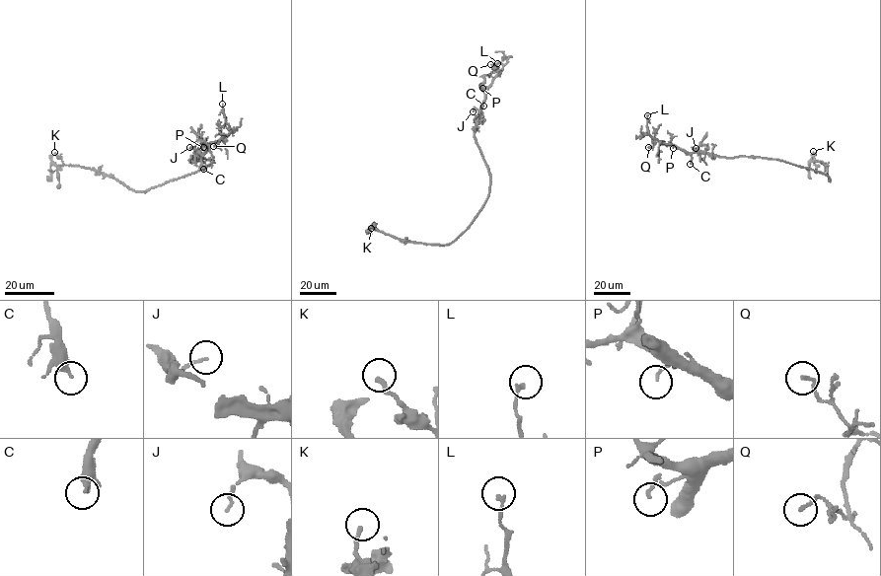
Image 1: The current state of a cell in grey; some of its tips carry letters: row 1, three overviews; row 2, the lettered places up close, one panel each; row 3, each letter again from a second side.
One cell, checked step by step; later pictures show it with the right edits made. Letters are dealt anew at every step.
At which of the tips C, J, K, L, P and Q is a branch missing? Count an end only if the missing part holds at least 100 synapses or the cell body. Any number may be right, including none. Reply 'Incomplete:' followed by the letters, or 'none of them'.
Incomplete: none of them

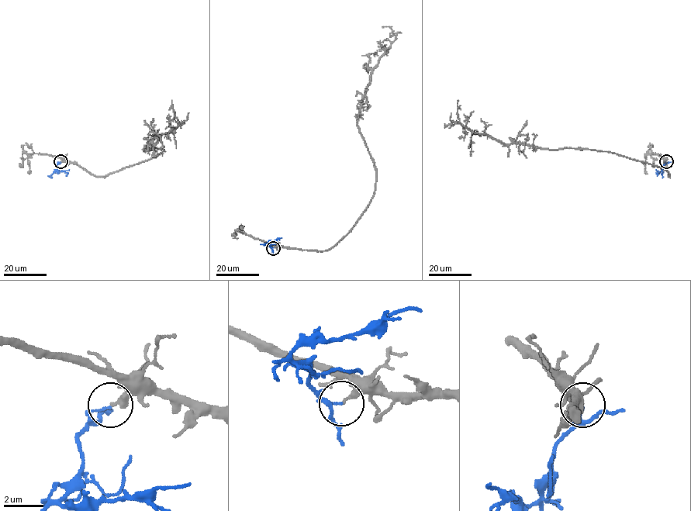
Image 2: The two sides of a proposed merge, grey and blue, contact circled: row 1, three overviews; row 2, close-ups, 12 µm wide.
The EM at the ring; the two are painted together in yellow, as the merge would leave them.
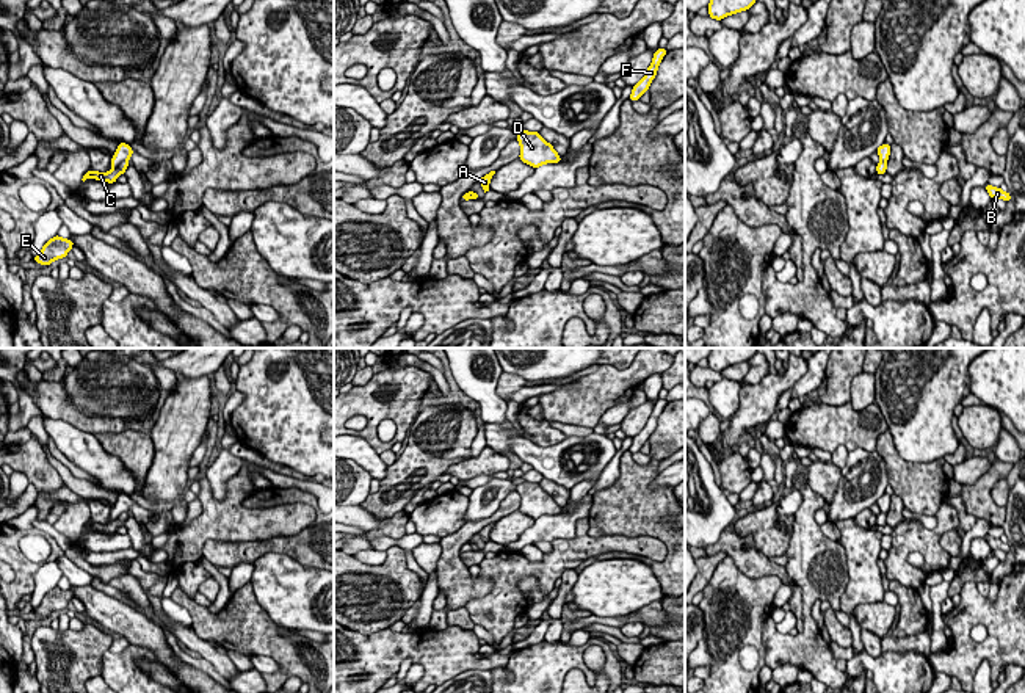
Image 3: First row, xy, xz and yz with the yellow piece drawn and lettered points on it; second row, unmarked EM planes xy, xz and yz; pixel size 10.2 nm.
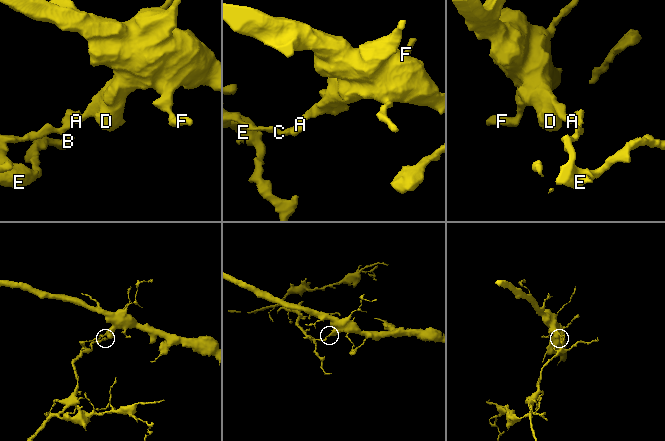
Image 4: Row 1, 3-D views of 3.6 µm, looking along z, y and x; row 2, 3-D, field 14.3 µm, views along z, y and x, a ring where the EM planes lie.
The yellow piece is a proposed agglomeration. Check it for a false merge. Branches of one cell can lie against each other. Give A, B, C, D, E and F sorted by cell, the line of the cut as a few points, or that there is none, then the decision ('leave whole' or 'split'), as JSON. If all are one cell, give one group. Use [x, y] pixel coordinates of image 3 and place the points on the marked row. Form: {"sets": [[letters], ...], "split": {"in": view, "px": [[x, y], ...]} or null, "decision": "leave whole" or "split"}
{"sets": [["A", "D", "F"], ["B", "C", "E"]], "split": {"in": "xy", "px": [[127, 160], [113, 168]]}, "decision": "split"}

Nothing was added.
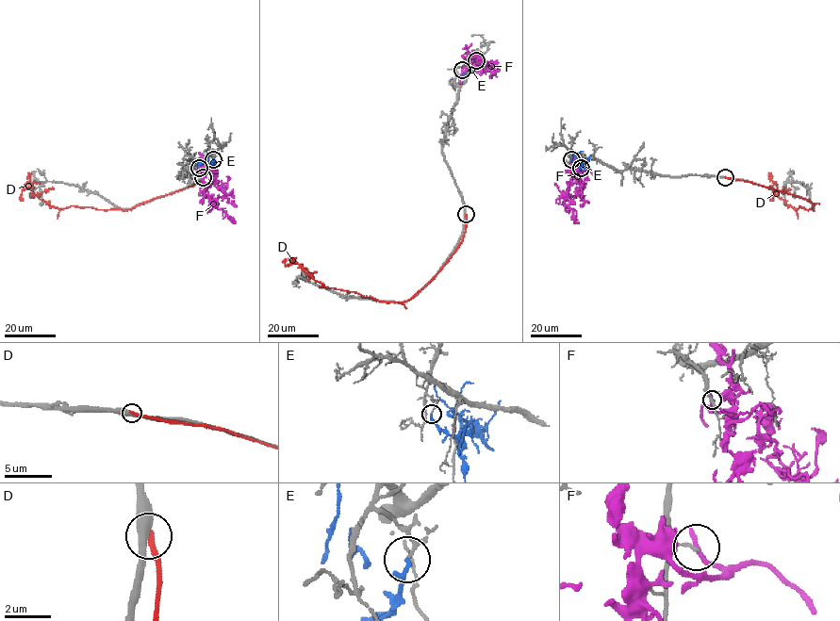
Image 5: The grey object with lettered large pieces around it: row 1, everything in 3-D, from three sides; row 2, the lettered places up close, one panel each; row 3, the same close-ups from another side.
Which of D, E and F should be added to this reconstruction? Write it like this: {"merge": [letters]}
{"merge": []}

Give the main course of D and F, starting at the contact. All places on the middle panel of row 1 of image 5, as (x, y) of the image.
D: (466, 214), (456, 252), (402, 302), (323, 285), (294, 261), (285, 266), (286, 258)
F: (462, 70), (468, 68), (466, 57), (470, 61), (477, 59), (480, 53), (482, 59), (498, 68)

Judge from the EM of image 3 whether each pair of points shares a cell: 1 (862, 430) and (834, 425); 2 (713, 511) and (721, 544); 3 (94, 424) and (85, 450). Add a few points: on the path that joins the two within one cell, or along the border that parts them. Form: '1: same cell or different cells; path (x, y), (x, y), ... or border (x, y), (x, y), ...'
1: same cell; path (856, 430), (840, 425)
2: different cells; border (724, 529), (704, 549)
3: different cells; border (57, 420), (66, 420), (93, 435)

